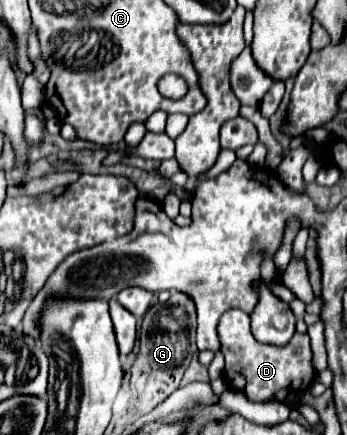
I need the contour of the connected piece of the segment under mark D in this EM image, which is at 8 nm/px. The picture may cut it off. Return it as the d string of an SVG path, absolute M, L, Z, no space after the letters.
M227 310L223 318L219 320L219 342L221 352L225 356L225 382L231 390L243 392L249 400L263 402L273 400L279 390L291 390L299 392L303 384L303 392L313 384L313 378L317 374L313 366L313 350L309 342L309 334L299 334L287 342L287 346L271 346L257 342L249 330L249 316L243 310Z

